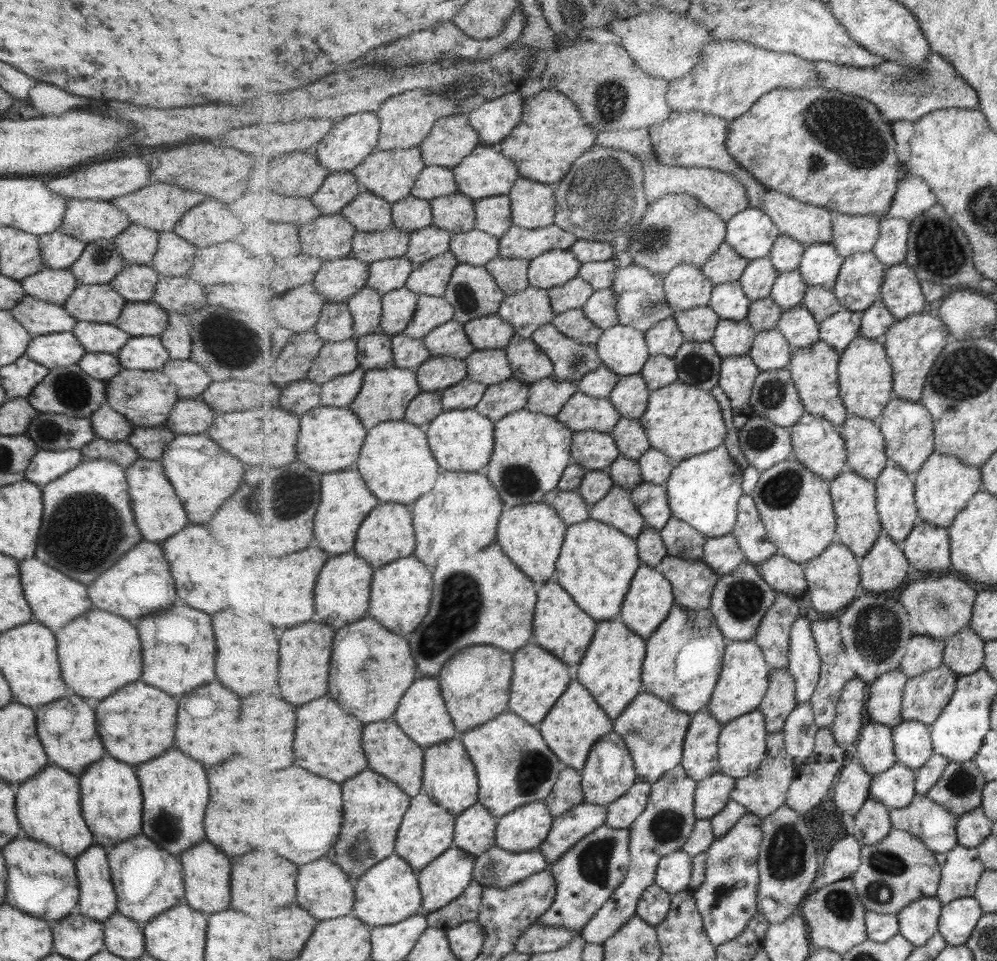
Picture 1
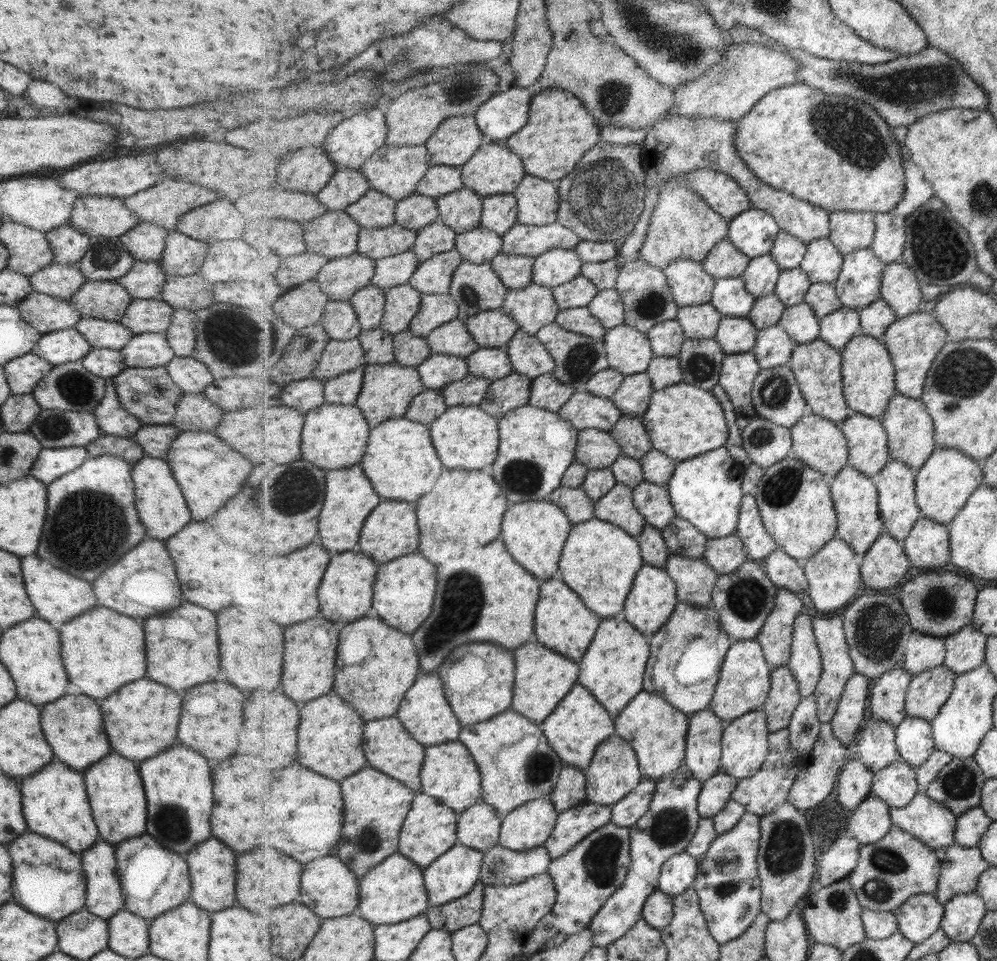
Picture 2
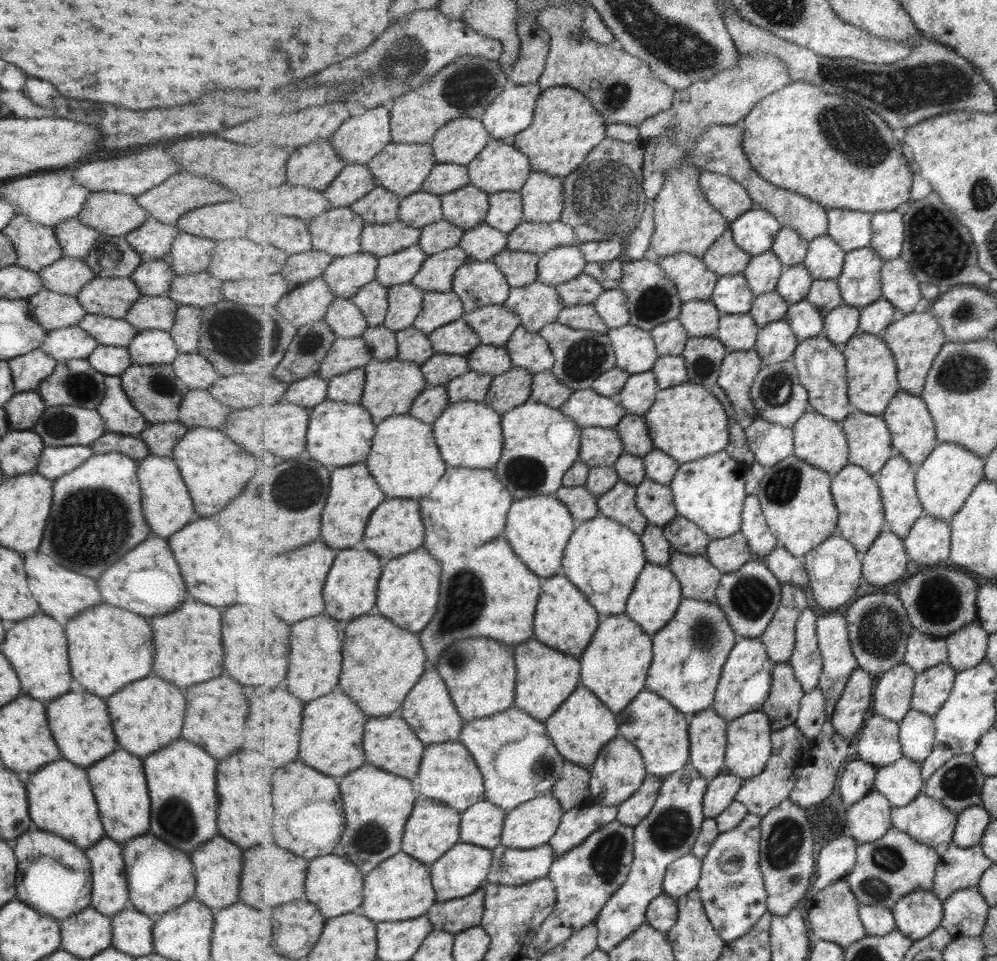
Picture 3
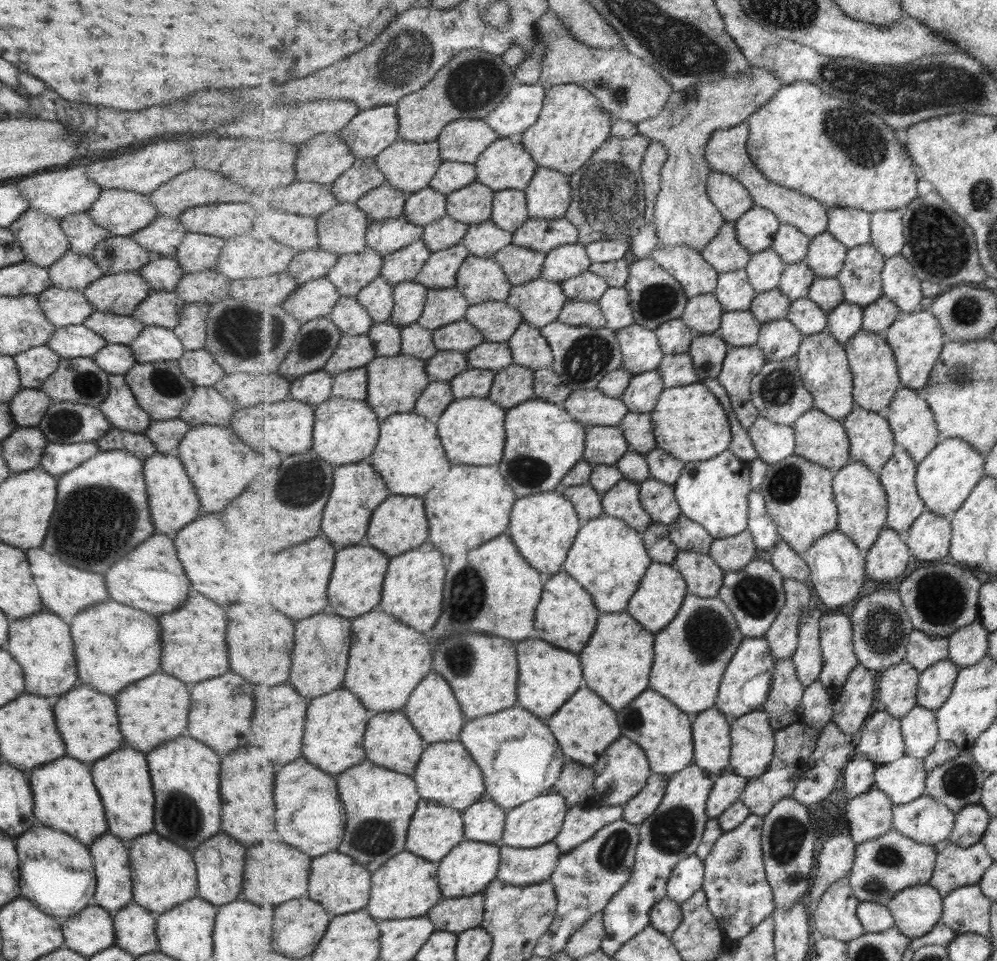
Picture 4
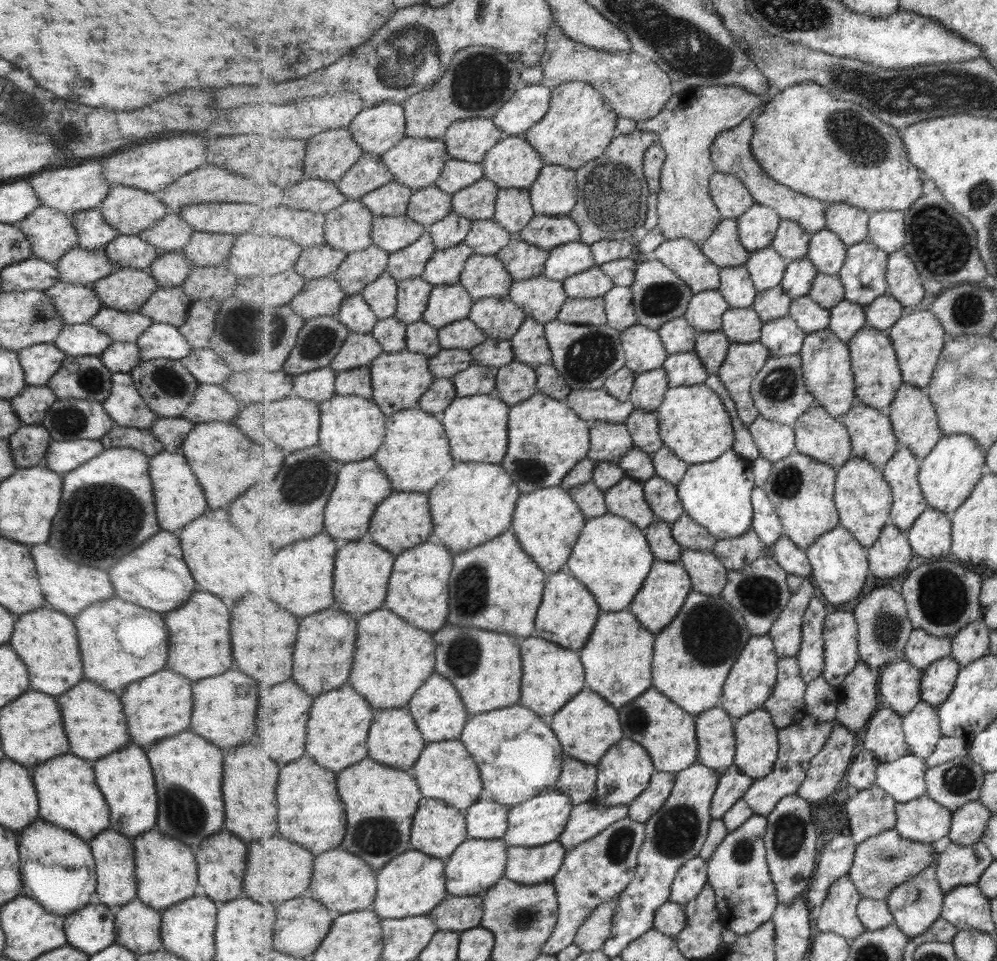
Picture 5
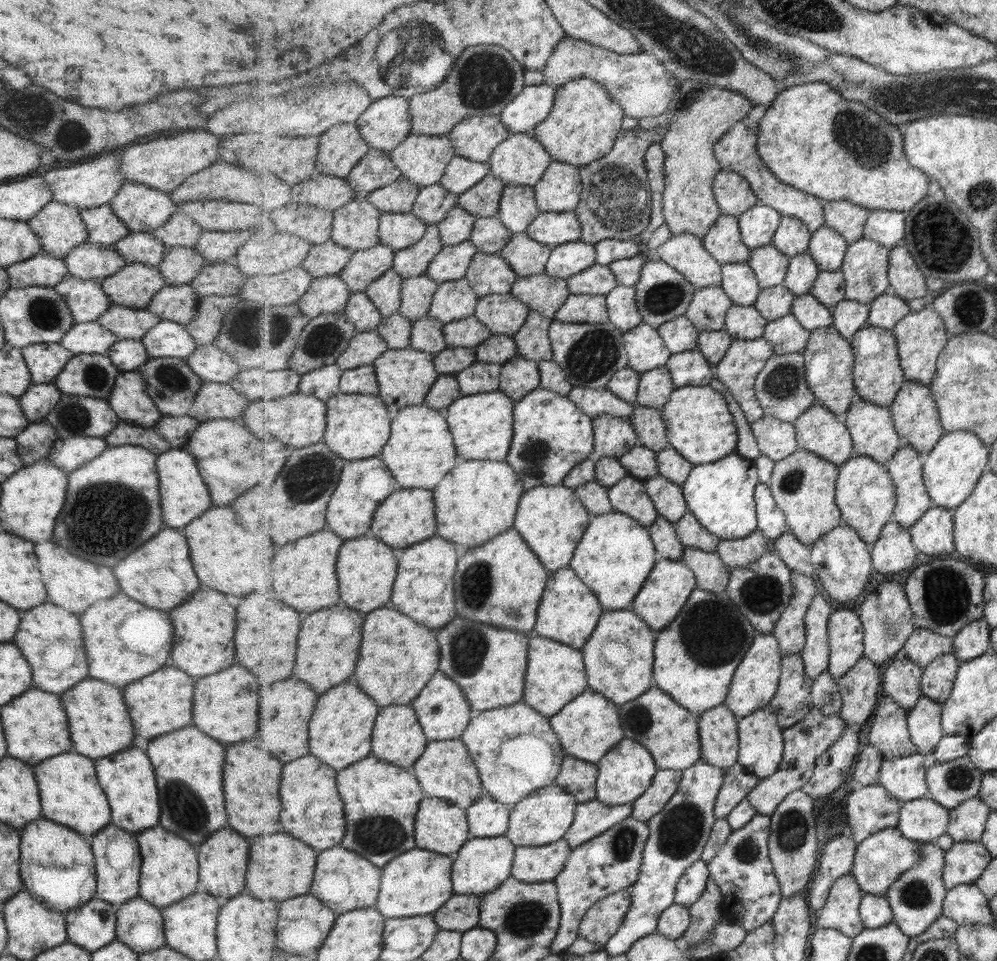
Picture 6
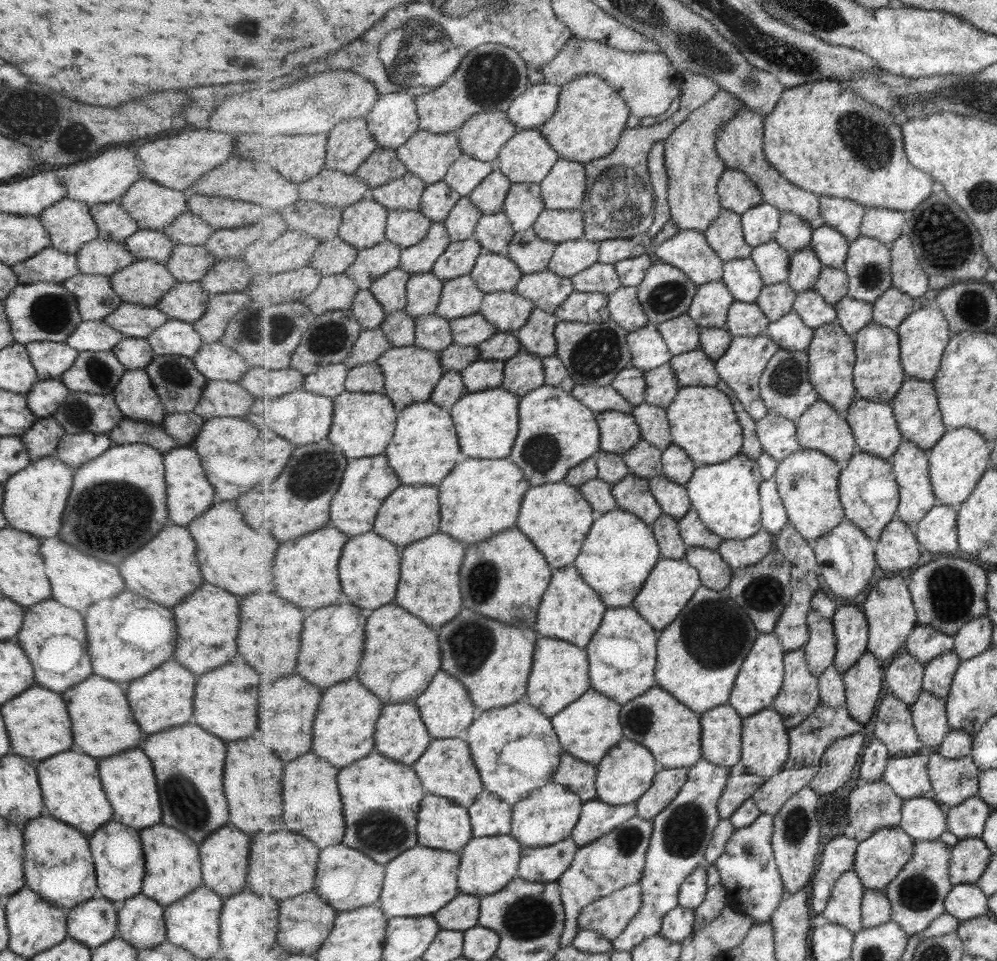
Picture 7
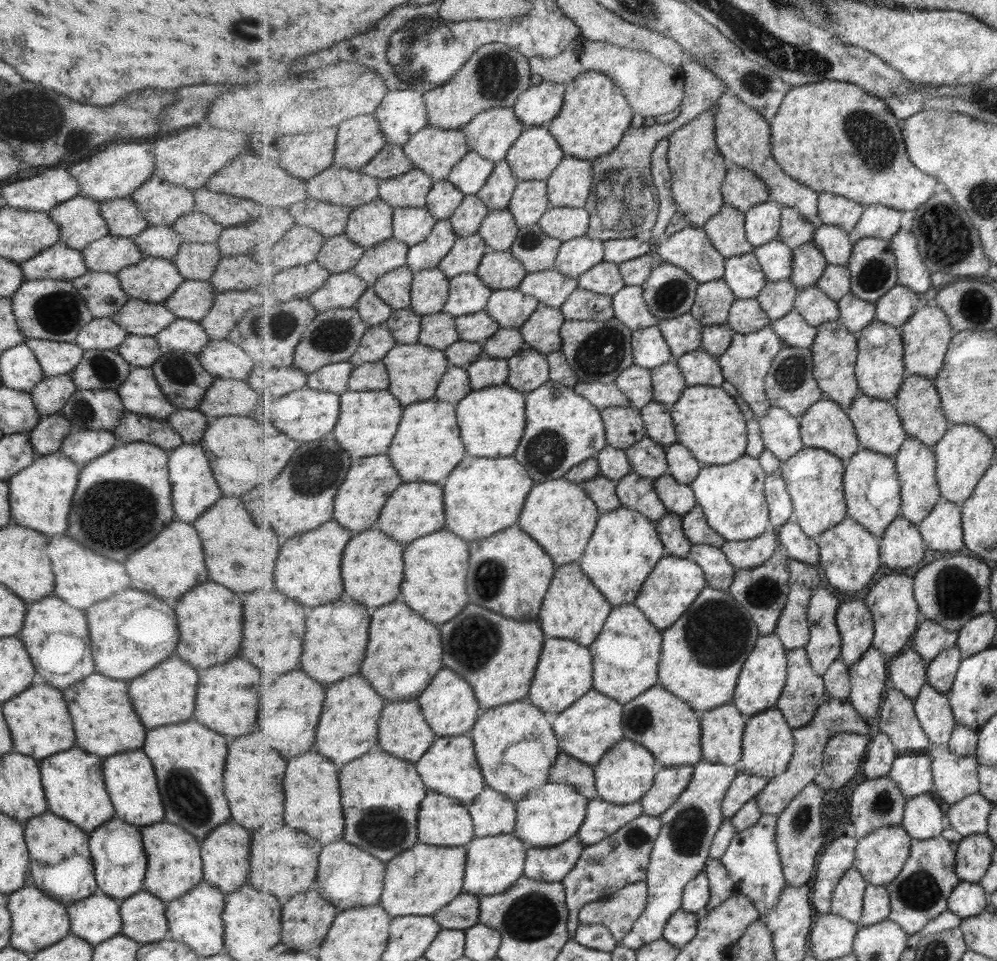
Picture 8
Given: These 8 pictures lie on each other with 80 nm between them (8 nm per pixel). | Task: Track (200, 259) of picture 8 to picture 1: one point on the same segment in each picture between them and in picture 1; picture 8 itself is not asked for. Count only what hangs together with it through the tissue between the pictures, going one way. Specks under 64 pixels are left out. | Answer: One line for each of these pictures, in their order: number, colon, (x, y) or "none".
1: (134, 283)
2: (144, 280)
3: (152, 278)
4: (161, 274)
5: (169, 270)
6: (179, 264)
7: (187, 263)

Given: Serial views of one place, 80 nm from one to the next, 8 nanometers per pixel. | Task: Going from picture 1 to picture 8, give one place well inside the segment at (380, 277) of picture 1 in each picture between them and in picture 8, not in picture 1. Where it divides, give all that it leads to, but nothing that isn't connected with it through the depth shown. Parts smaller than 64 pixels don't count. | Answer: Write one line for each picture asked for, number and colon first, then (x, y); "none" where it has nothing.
2: (397, 270)
3: (401, 267)
4: (404, 265)
5: (411, 262)
6: (414, 261)
7: (420, 258)
8: (428, 254)

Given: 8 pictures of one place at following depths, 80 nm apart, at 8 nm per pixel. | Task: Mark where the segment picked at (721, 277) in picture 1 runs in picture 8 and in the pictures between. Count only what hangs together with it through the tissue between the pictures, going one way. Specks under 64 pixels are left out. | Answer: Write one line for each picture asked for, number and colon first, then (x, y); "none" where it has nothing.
2: (725, 261)
3: (725, 257)
4: (725, 252)
5: (724, 247)
6: (724, 241)
7: (726, 234)
8: (727, 230)

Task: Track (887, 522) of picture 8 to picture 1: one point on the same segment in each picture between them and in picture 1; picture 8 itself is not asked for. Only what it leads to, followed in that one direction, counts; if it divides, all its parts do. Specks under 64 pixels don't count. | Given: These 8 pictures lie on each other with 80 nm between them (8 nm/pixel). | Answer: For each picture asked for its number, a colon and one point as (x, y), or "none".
1: (855, 498)
2: (861, 524)
3: (862, 515)
4: (863, 506)
5: (864, 498)
6: (866, 494)
7: (870, 492)

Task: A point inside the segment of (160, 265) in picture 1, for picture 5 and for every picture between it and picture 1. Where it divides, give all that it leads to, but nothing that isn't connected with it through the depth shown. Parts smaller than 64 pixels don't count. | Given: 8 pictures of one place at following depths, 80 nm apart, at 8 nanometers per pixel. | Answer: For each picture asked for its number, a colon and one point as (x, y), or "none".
2: (181, 256)
3: (188, 254)
4: (196, 252)
5: (203, 249)

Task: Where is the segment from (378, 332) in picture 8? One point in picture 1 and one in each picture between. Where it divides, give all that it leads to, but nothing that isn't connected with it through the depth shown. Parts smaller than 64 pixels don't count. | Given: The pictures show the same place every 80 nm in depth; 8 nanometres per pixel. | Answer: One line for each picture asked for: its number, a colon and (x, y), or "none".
1: (337, 358)
2: (340, 356)
3: (347, 354)
4: (353, 352)
5: (360, 350)
6: (365, 348)
7: (371, 344)

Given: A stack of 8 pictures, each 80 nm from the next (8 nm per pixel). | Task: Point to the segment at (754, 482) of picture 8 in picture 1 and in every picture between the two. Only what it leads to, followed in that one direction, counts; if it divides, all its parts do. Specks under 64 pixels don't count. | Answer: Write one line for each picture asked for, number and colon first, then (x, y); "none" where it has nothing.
1: (704, 490)
2: (706, 490)
3: (711, 491)
4: (715, 493)
5: (718, 494)
6: (721, 494)
7: (727, 495)

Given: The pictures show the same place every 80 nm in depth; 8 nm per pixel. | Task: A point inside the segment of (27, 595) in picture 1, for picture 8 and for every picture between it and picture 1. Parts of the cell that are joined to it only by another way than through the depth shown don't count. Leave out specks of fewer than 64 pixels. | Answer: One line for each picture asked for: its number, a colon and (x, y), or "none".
2: (56, 597)
3: (61, 594)
4: (63, 590)
5: (67, 587)
6: (69, 582)
7: (76, 580)
8: (80, 578)

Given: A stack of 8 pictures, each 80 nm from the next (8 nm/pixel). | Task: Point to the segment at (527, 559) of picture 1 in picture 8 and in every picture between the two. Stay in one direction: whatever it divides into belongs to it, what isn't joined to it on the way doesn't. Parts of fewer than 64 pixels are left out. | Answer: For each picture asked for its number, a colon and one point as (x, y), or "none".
2: (535, 532)
3: (539, 529)
4: (544, 526)
5: (548, 522)
6: (553, 519)
7: (556, 517)
8: (558, 514)

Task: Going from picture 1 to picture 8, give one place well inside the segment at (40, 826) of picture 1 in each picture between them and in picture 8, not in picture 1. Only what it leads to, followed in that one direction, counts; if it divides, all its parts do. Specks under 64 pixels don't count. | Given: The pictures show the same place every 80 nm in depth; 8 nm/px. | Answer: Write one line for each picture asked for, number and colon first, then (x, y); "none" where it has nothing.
2: (53, 802)
3: (59, 800)
4: (64, 799)
5: (67, 796)
6: (69, 793)
7: (69, 784)
8: (71, 781)

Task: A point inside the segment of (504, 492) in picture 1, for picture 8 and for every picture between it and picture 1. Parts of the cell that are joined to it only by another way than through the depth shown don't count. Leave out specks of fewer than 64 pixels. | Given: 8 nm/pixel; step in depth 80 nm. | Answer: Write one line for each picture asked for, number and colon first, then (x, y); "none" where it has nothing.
2: (537, 446)
3: (541, 444)
4: (544, 442)
5: (548, 438)
6: (552, 435)
7: (558, 431)
8: (564, 429)

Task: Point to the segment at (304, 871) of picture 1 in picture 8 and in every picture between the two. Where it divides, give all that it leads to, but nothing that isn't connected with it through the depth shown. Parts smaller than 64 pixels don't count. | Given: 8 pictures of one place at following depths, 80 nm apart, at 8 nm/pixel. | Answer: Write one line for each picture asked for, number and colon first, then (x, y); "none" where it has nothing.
2: (330, 887)
3: (335, 884)
4: (342, 885)
5: (344, 882)
6: (344, 880)
7: (348, 879)
8: (349, 877)

